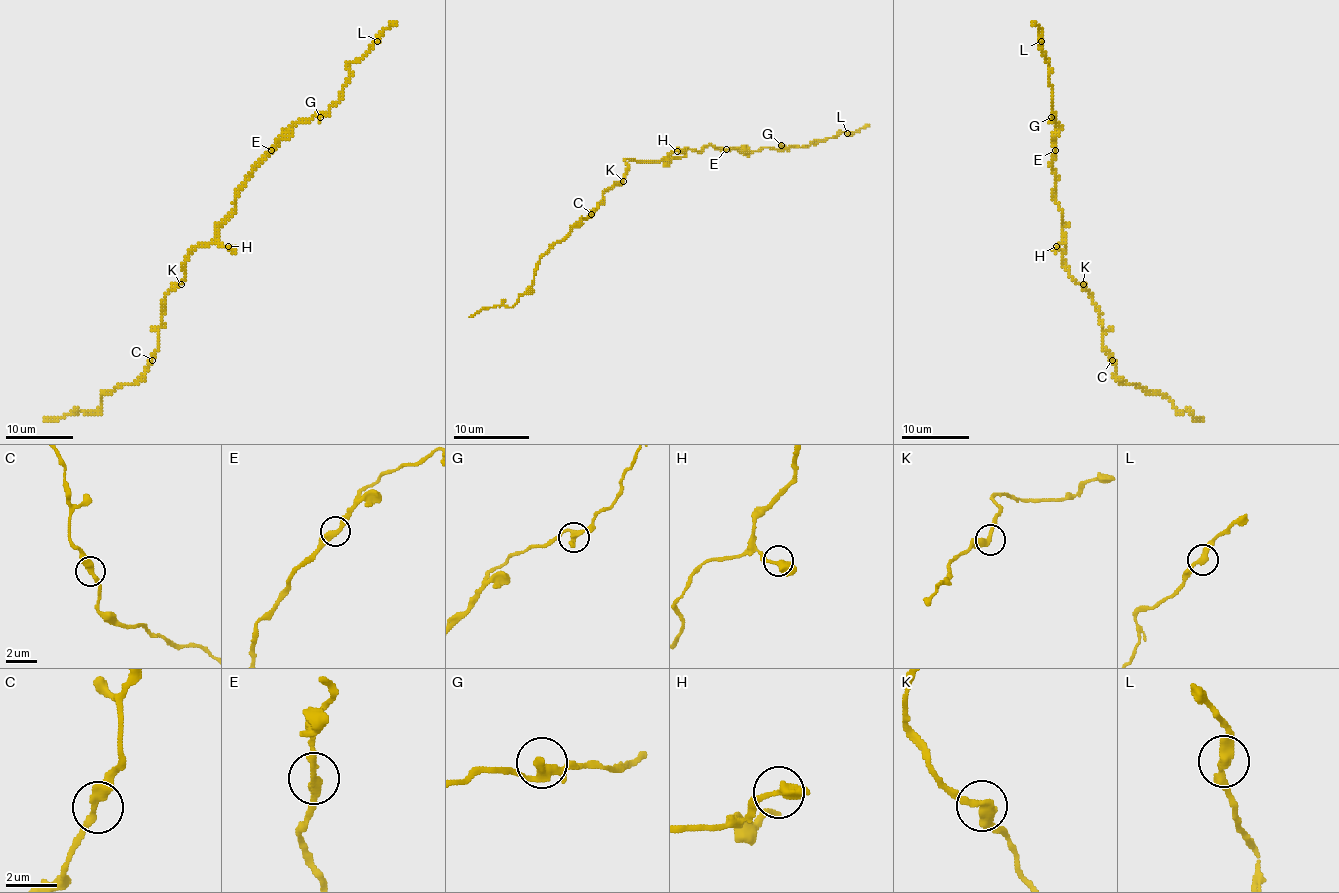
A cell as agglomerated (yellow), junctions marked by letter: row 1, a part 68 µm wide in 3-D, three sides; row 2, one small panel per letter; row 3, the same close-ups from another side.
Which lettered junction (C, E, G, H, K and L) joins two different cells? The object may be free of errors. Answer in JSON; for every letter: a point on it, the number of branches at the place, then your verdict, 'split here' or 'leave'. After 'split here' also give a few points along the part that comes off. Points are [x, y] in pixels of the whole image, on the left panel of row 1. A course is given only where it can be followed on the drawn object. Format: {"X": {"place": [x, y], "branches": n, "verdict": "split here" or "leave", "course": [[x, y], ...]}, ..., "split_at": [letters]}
{"C": {"place": [152, 360], "branches": 2, "verdict": "leave"}, "E": {"place": [271, 150], "branches": 2, "verdict": "leave"}, "G": {"place": [320, 117], "branches": 2, "verdict": "leave"}, "H": {"place": [228, 246], "branches": 2, "verdict": "leave"}, "K": {"place": [181, 284], "branches": 2, "verdict": "leave"}, "L": {"place": [377, 41], "branches": 2, "verdict": "leave"}, "split_at": []}

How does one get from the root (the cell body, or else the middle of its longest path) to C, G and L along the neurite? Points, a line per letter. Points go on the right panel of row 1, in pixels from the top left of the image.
C: (1065, 246), (1063, 264), (1092, 296), (1100, 314), (1103, 348), (1112, 360)
G: (1065, 246), (1051, 167), (1060, 128), (1051, 117)
L: (1065, 246), (1051, 167), (1060, 128), (1053, 120), (1050, 65), (1041, 41)

